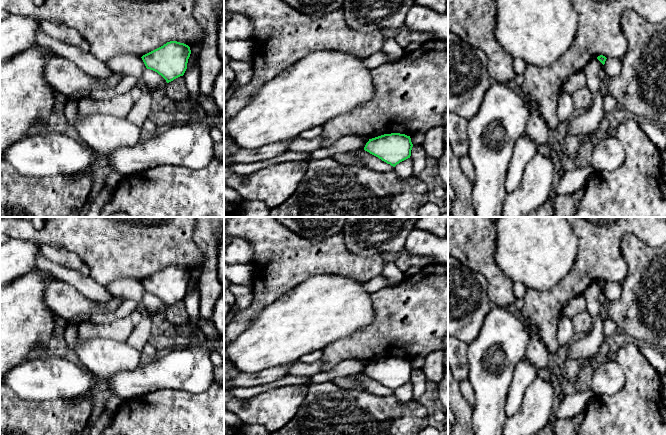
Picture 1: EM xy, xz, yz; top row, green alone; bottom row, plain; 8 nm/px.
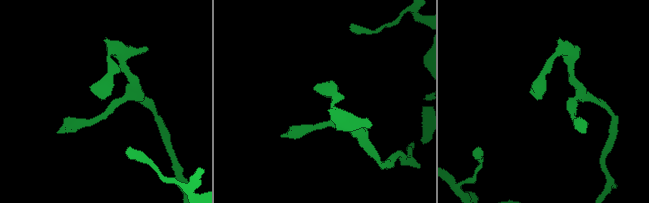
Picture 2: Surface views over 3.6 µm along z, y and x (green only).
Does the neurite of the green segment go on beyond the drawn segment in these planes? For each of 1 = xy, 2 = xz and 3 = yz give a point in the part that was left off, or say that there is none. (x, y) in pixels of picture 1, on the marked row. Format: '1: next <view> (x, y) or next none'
1: next none
2: next none
3: next none

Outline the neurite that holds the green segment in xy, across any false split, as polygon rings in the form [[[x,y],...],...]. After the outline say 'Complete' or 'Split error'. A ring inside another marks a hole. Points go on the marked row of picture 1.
[[[170,41],[141,58],[147,69],[157,72],[169,83],[184,75],[190,54],[188,45]]]. Complete

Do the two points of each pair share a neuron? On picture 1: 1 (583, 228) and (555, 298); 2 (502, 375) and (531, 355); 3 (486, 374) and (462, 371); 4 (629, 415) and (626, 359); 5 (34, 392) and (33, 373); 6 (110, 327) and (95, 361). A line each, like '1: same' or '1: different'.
1: same
2: different
3: different
4: same
5: same
6: different

